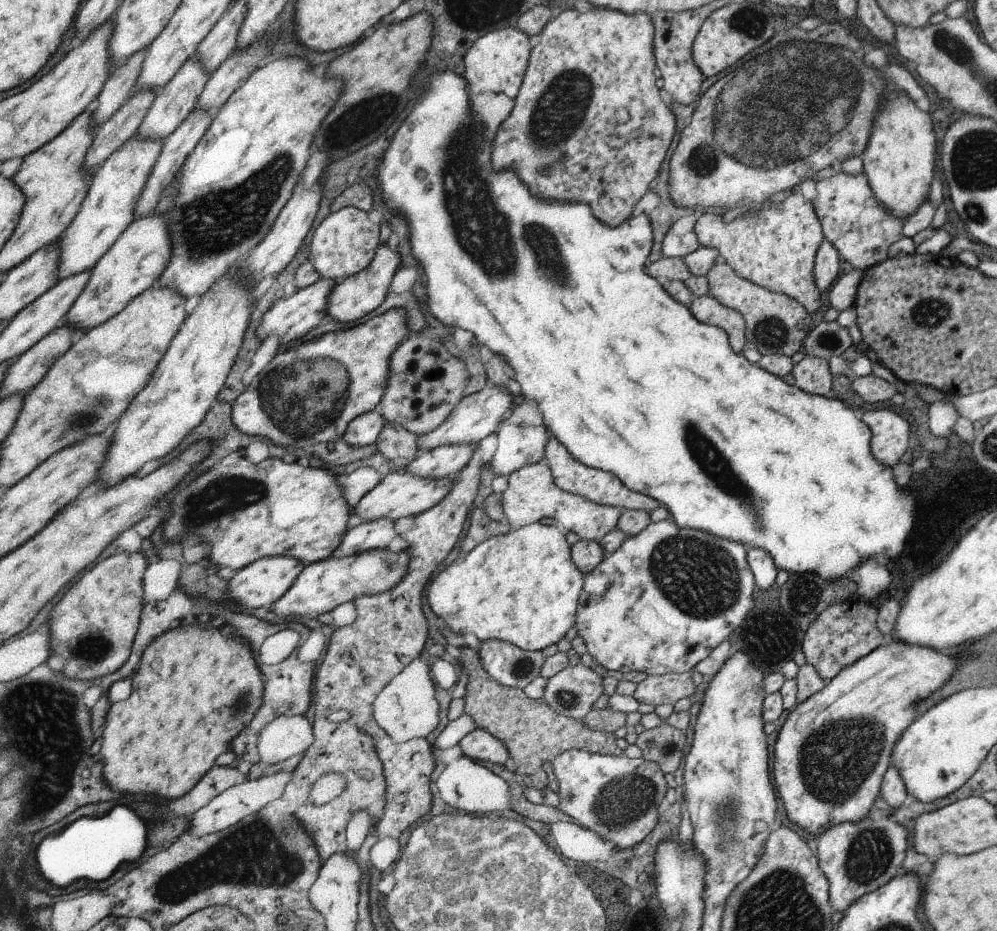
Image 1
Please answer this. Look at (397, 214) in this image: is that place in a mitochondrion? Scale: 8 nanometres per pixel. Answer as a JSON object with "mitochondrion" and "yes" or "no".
{"mitochondrion":"no"}

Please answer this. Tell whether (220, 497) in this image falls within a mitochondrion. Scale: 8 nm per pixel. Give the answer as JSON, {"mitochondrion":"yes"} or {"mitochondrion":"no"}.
{"mitochondrion":"yes"}

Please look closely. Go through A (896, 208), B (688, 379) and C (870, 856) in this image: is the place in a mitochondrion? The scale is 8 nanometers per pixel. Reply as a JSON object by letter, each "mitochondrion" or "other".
{"A":"other","B":"other","C":"mitochondrion"}

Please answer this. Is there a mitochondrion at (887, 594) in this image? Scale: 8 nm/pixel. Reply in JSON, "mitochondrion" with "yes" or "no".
{"mitochondrion":"no"}

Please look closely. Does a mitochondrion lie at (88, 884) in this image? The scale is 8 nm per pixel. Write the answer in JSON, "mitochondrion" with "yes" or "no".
{"mitochondrion":"no"}

